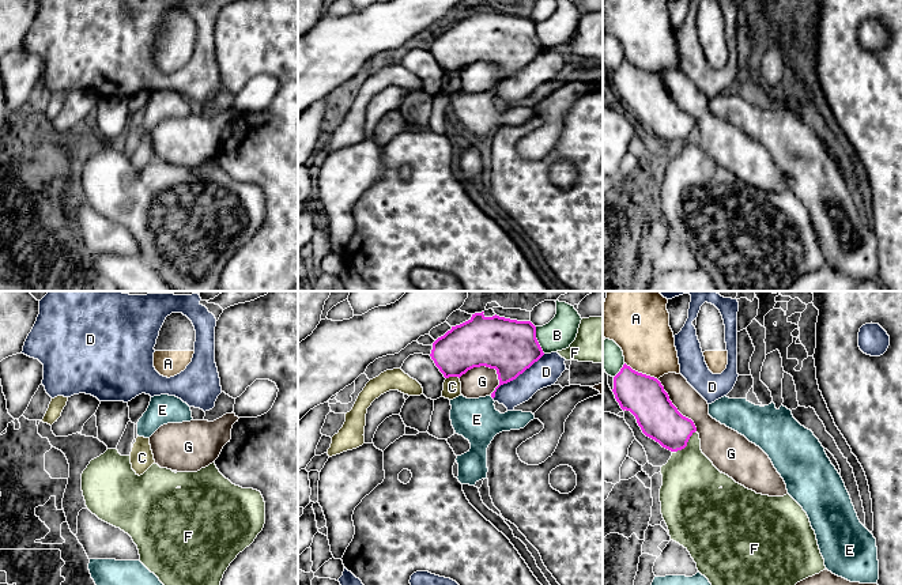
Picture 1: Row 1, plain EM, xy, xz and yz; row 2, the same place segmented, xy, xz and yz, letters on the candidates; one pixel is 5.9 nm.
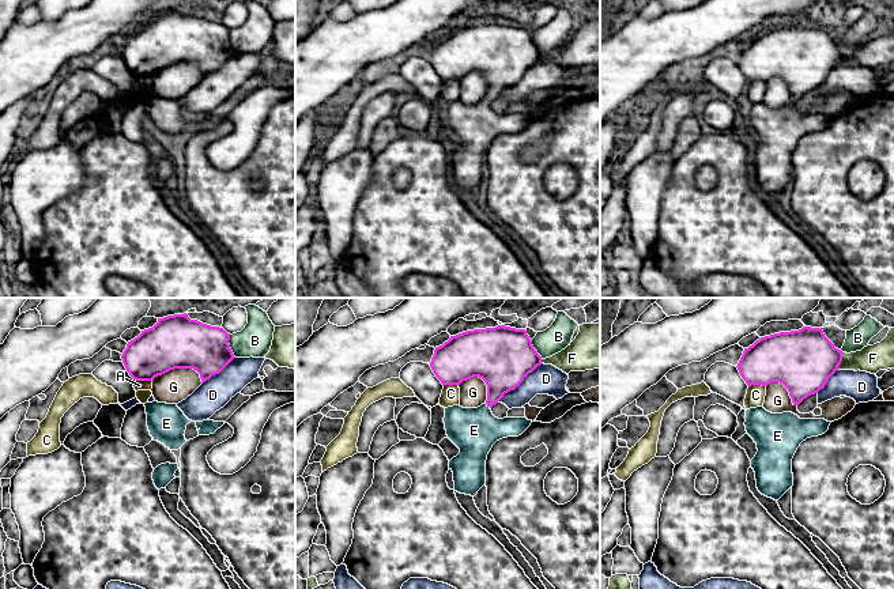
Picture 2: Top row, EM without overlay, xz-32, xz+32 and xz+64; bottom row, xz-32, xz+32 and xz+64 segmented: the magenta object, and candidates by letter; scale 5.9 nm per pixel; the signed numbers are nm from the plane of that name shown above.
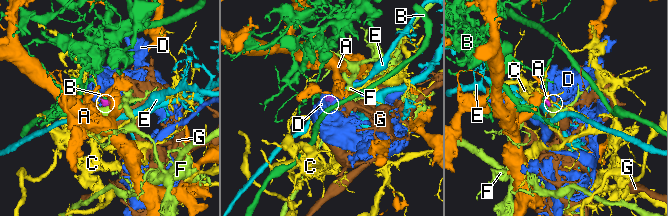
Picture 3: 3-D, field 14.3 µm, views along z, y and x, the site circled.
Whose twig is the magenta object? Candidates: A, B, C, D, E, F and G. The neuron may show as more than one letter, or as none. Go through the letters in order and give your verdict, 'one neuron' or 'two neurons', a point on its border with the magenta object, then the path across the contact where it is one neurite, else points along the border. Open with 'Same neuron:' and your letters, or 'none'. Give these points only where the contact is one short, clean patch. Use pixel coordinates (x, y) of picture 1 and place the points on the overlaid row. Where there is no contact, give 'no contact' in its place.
Same neuron: E
A: two neurons | yz (641, 373)
B: two neurons | xz (536, 340)
C: two neurons | xz (452, 376) | along xz (459, 377), (446, 378)
D: two neurons | xz (516, 377)
E: one neuron | no contact
F: two neurons | yz (687, 441)
G: two neurons | xz (485, 365)

